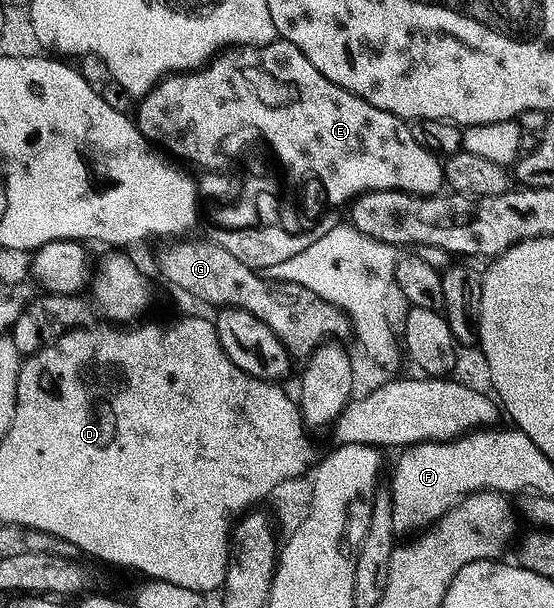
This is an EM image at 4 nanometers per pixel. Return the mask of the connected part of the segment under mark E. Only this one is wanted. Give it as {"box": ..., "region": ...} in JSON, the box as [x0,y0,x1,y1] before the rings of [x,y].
{"box":[136,41,446,212],"region":[[[275,41],[269,43],[267,47],[227,49],[217,57],[211,59],[205,67],[200,67],[196,71],[166,76],[162,82],[156,84],[137,104],[136,122],[140,133],[145,139],[149,139],[155,145],[162,142],[171,151],[171,153],[169,152],[171,156],[179,155],[180,158],[187,159],[188,162],[195,163],[198,167],[203,167],[206,173],[229,172],[229,167],[233,165],[234,159],[240,158],[245,153],[246,146],[253,141],[254,134],[259,131],[262,134],[263,141],[274,150],[275,157],[282,162],[283,169],[281,168],[281,170],[284,172],[285,178],[291,184],[294,182],[299,183],[302,187],[306,187],[306,203],[310,206],[307,208],[311,212],[321,212],[323,208],[340,209],[336,207],[342,206],[345,208],[347,205],[353,204],[359,195],[370,195],[374,191],[403,191],[409,195],[424,195],[429,197],[443,194],[446,187],[446,173],[443,160],[437,155],[428,153],[428,149],[423,149],[414,140],[410,132],[410,123],[407,120],[397,119],[392,113],[384,113],[384,109],[376,109],[372,105],[368,105],[368,101],[364,101],[360,97],[356,97],[352,93],[340,89],[332,81],[328,81],[328,77],[324,77],[320,73],[320,69],[316,69],[316,65],[312,65],[312,61],[308,61],[308,57],[304,57],[304,53],[300,53],[300,49],[296,49],[296,45],[285,41]]]}

